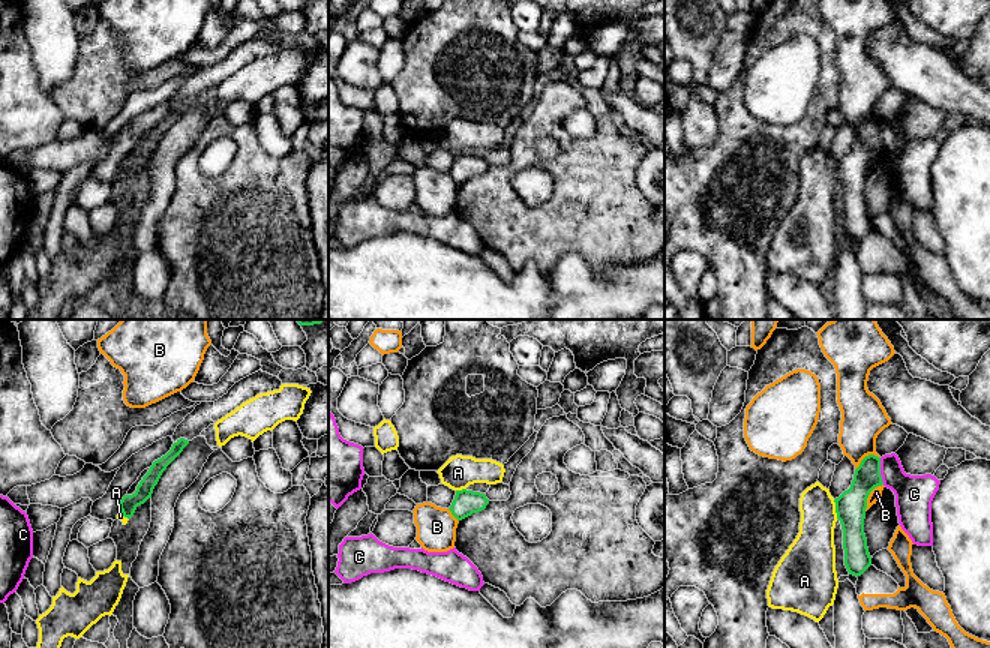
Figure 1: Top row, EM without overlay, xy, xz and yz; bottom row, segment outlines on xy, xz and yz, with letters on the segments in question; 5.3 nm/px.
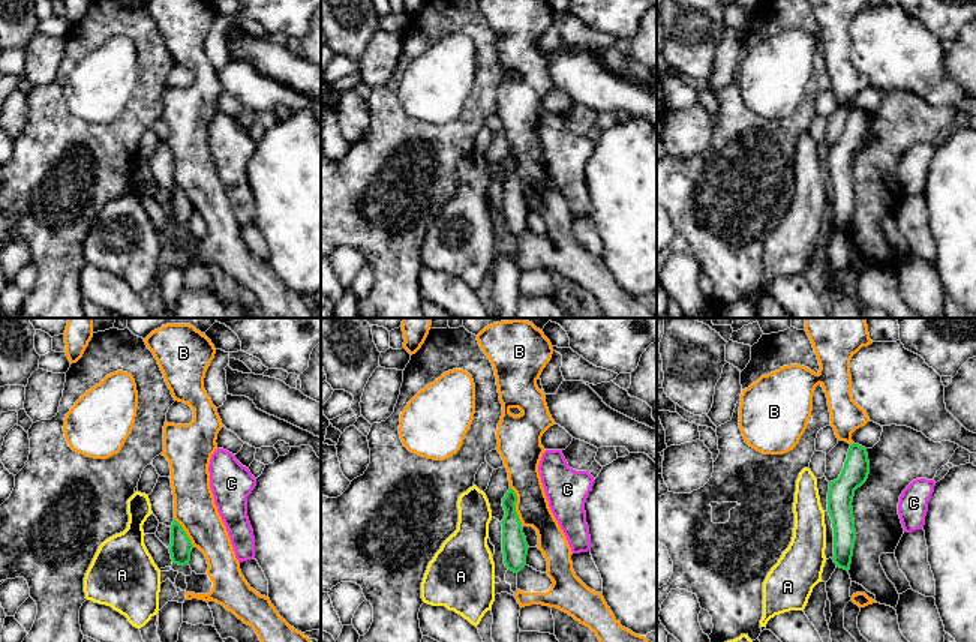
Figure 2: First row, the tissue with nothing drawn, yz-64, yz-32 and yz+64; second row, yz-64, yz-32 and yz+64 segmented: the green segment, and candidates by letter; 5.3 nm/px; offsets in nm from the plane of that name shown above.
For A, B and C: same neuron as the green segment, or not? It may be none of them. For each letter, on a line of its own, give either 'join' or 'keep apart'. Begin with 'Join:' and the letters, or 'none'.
Join: none
A: keep apart
B: keep apart
C: keep apart

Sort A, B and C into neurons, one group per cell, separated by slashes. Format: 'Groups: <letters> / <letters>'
Groups: A / B / C

